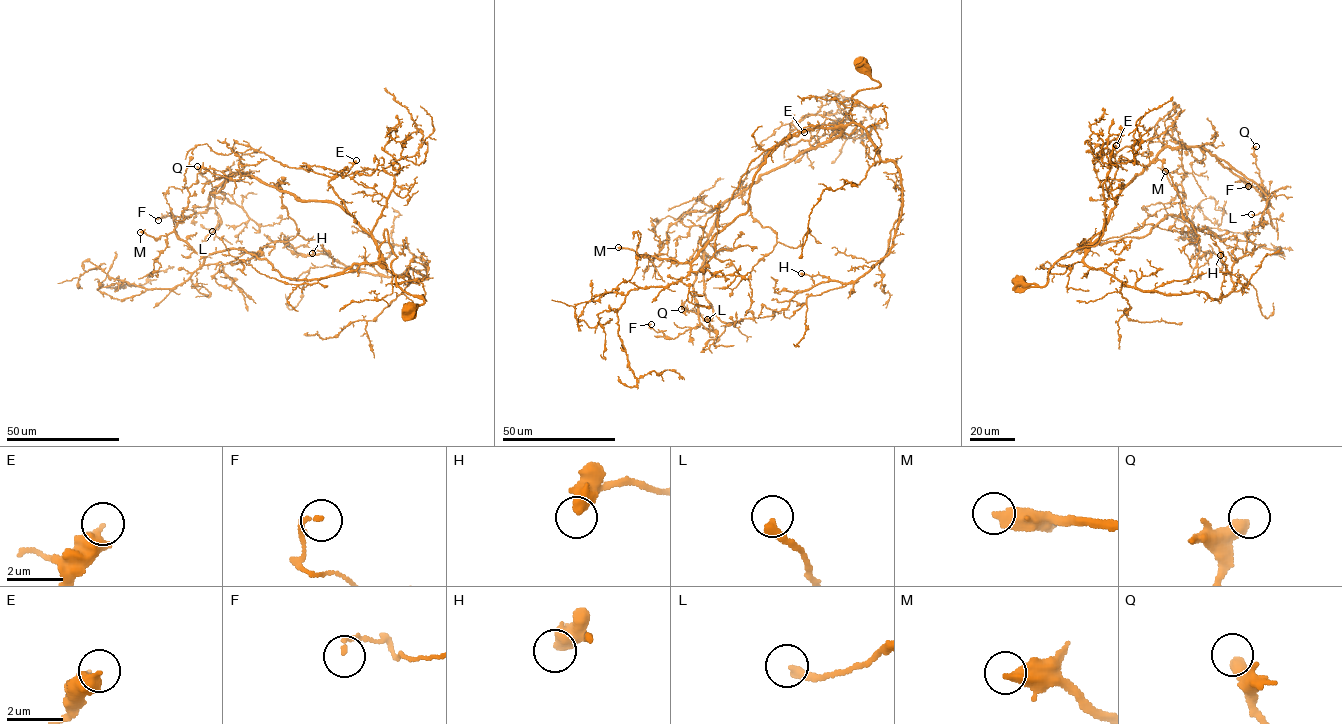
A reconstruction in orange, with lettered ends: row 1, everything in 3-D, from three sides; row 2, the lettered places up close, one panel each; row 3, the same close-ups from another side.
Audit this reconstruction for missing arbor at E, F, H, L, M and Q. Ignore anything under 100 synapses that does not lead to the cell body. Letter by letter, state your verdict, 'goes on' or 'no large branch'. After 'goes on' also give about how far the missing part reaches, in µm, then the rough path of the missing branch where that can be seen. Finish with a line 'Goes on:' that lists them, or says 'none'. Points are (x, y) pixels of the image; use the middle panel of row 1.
E: no large branch
F: no large branch
H: no large branch
L: no large branch
M: goes on | 180 µm
Q: no large branch
Goes on: M

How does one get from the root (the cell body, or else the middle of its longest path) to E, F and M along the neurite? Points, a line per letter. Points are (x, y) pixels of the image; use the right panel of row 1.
E: (1019, 281), (1045, 286), (1057, 262), (1096, 246), (1115, 205), (1108, 187), (1117, 167), (1108, 153), (1116, 145)
F: (1019, 281), (1045, 286), (1057, 262), (1096, 246), (1123, 187), (1164, 148), (1203, 147), (1267, 194), (1248, 186)
M: (1019, 281), (1045, 286), (1057, 262), (1096, 246), (1104, 219), (1081, 243), (1187, 219), (1165, 171)

